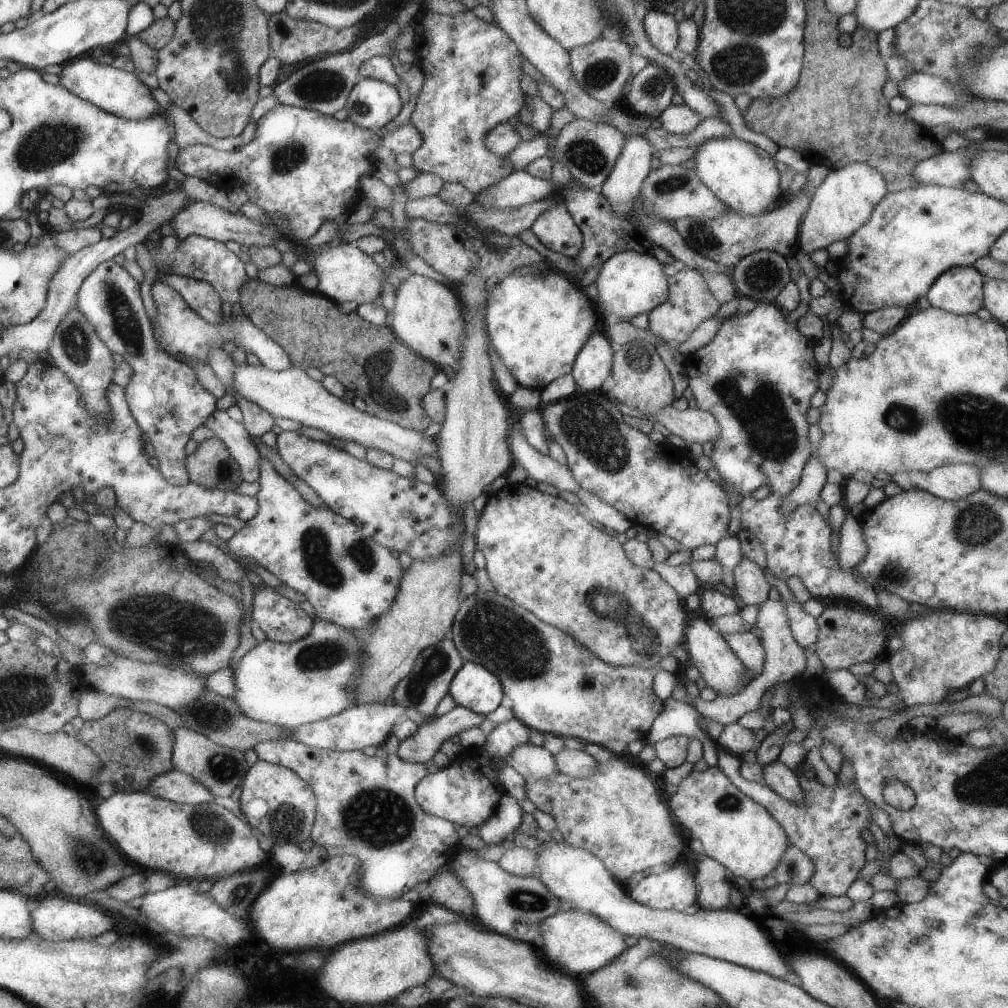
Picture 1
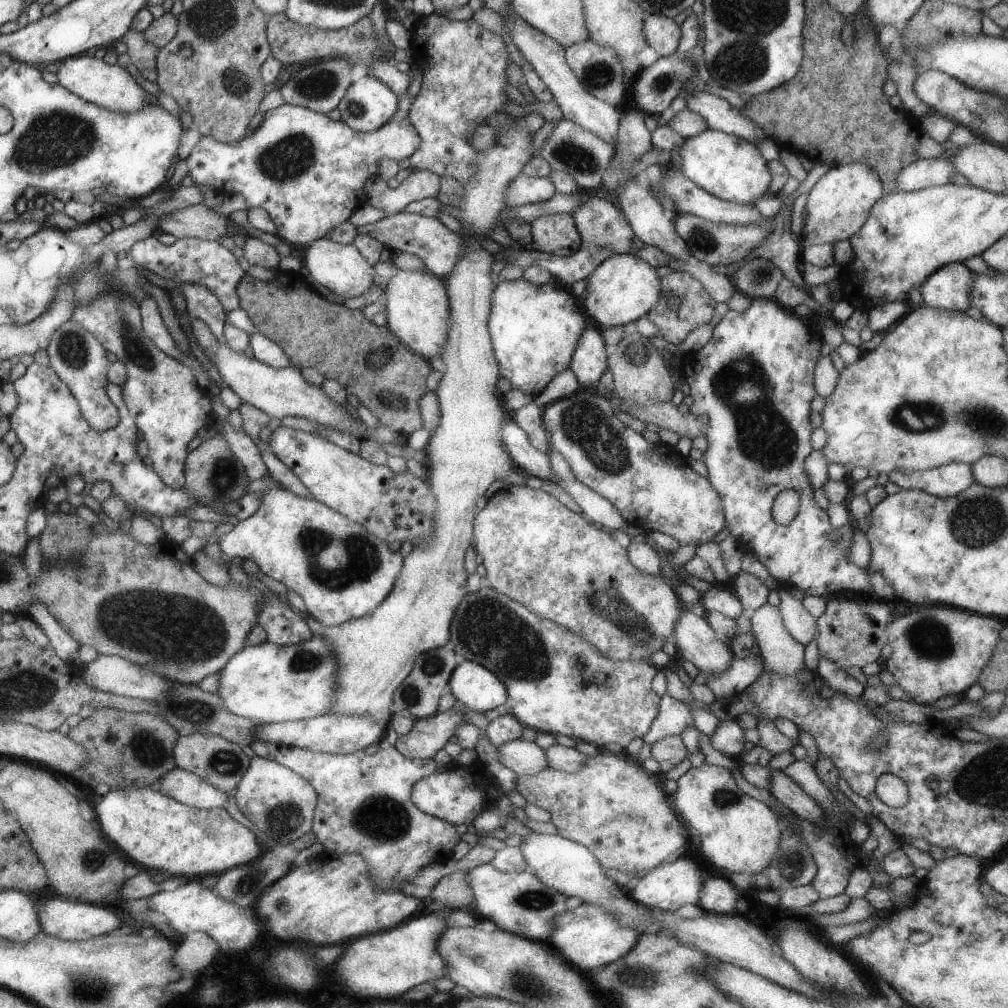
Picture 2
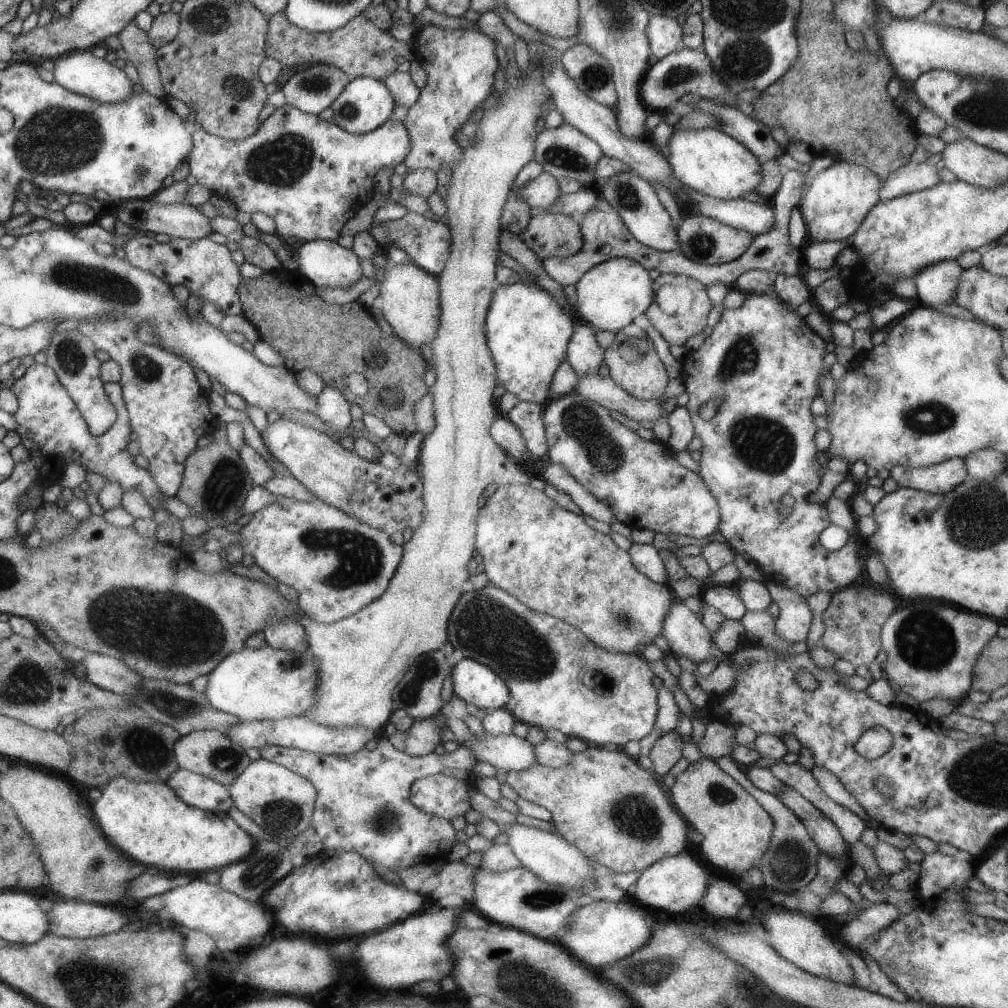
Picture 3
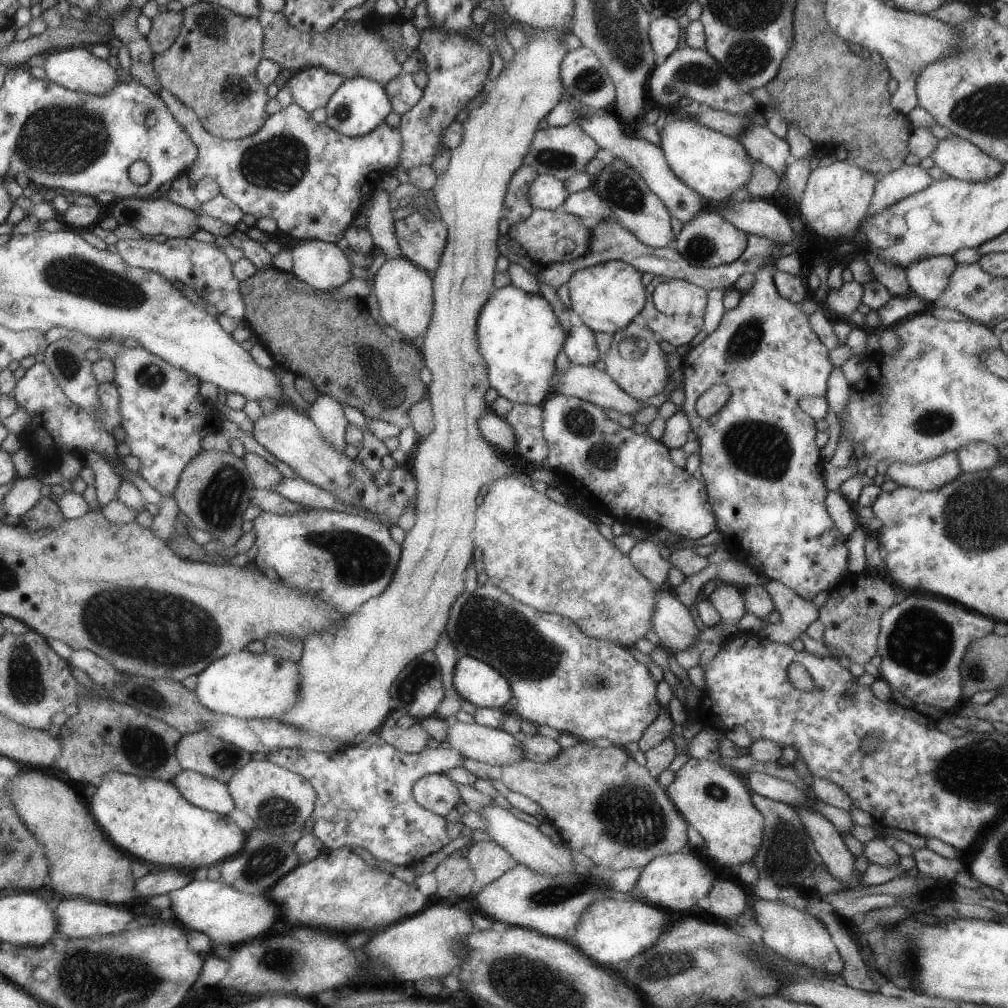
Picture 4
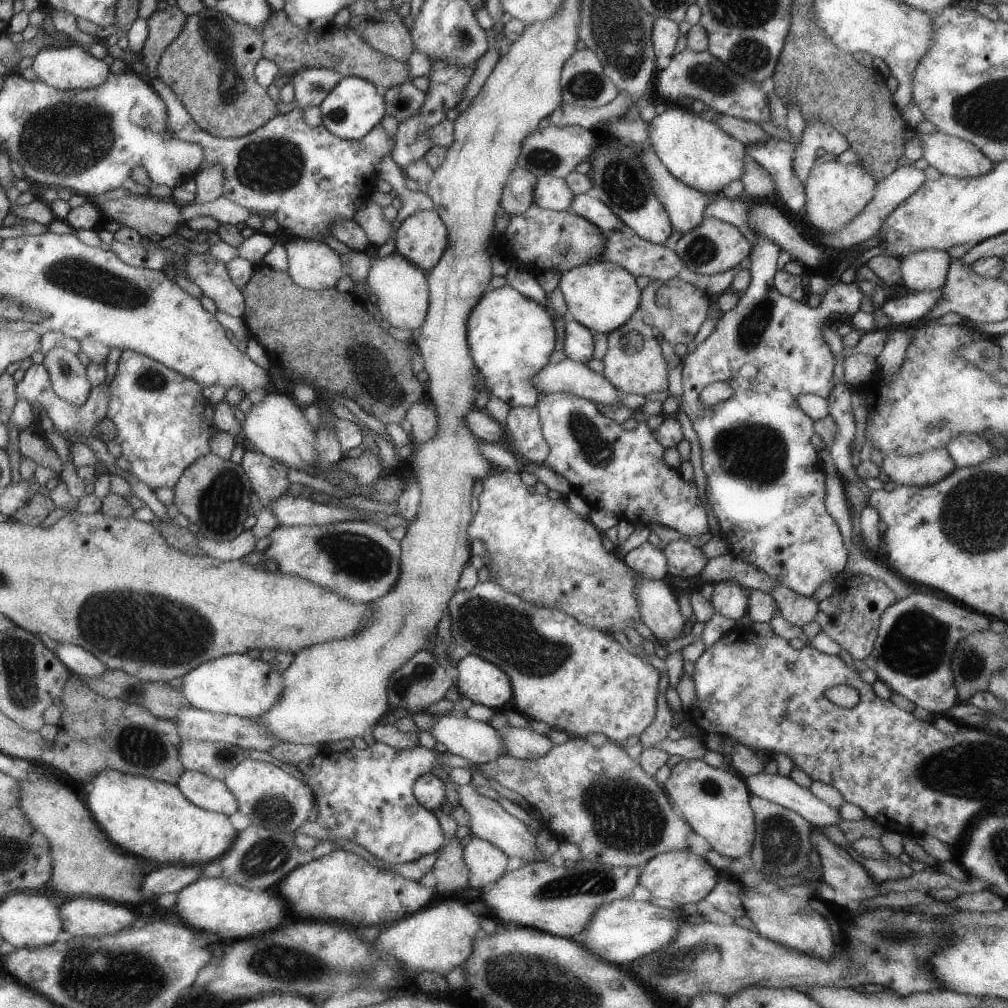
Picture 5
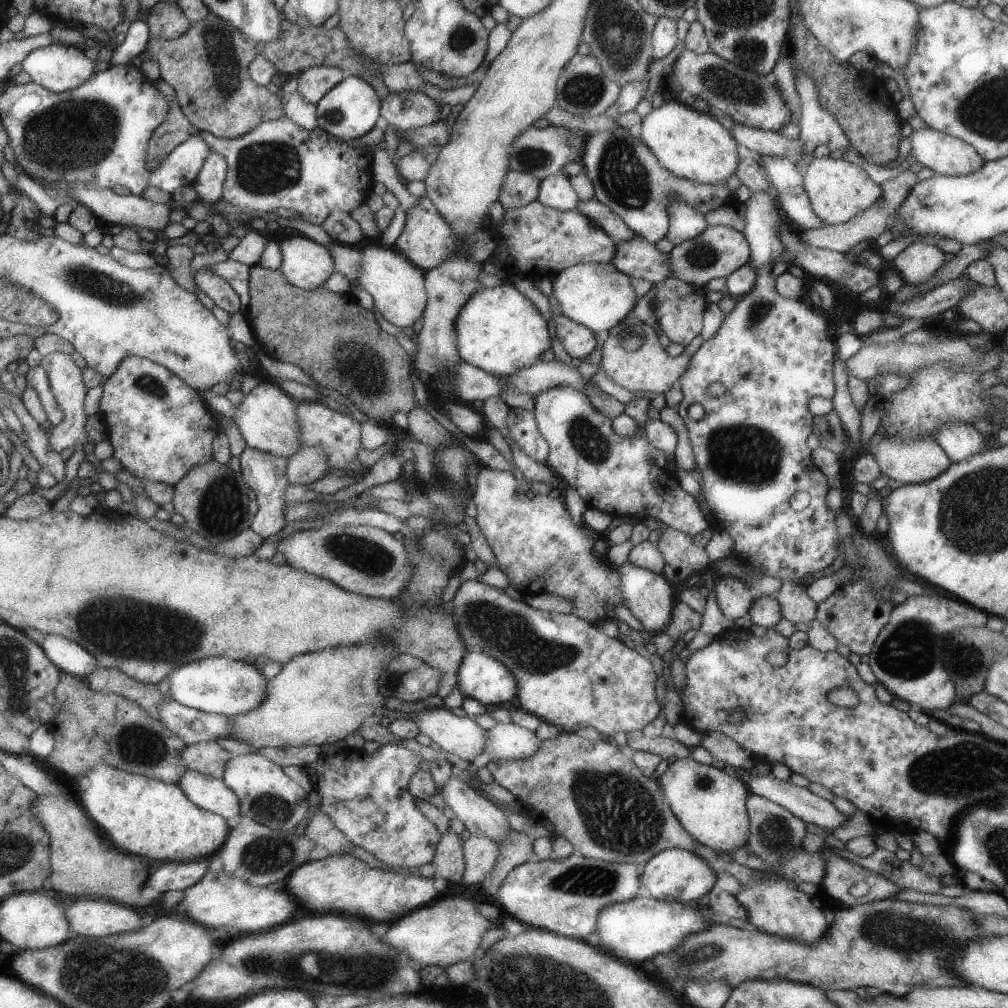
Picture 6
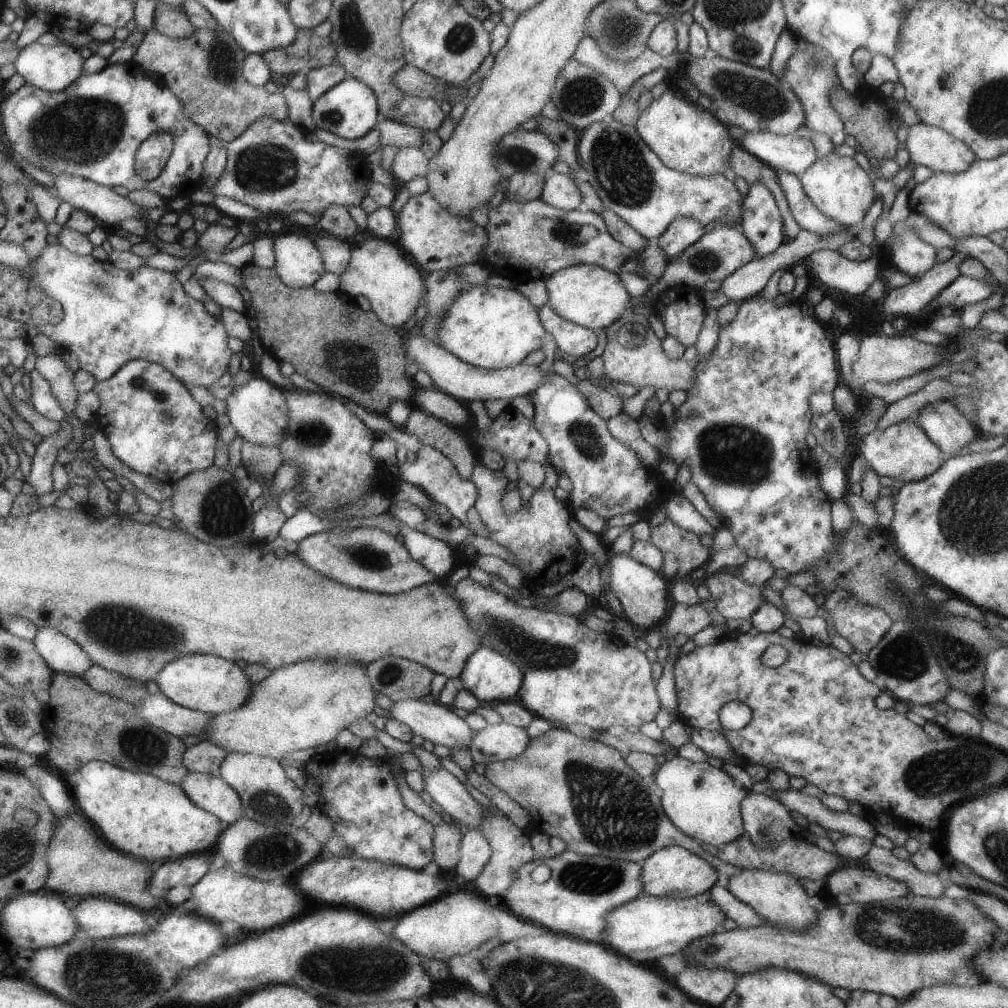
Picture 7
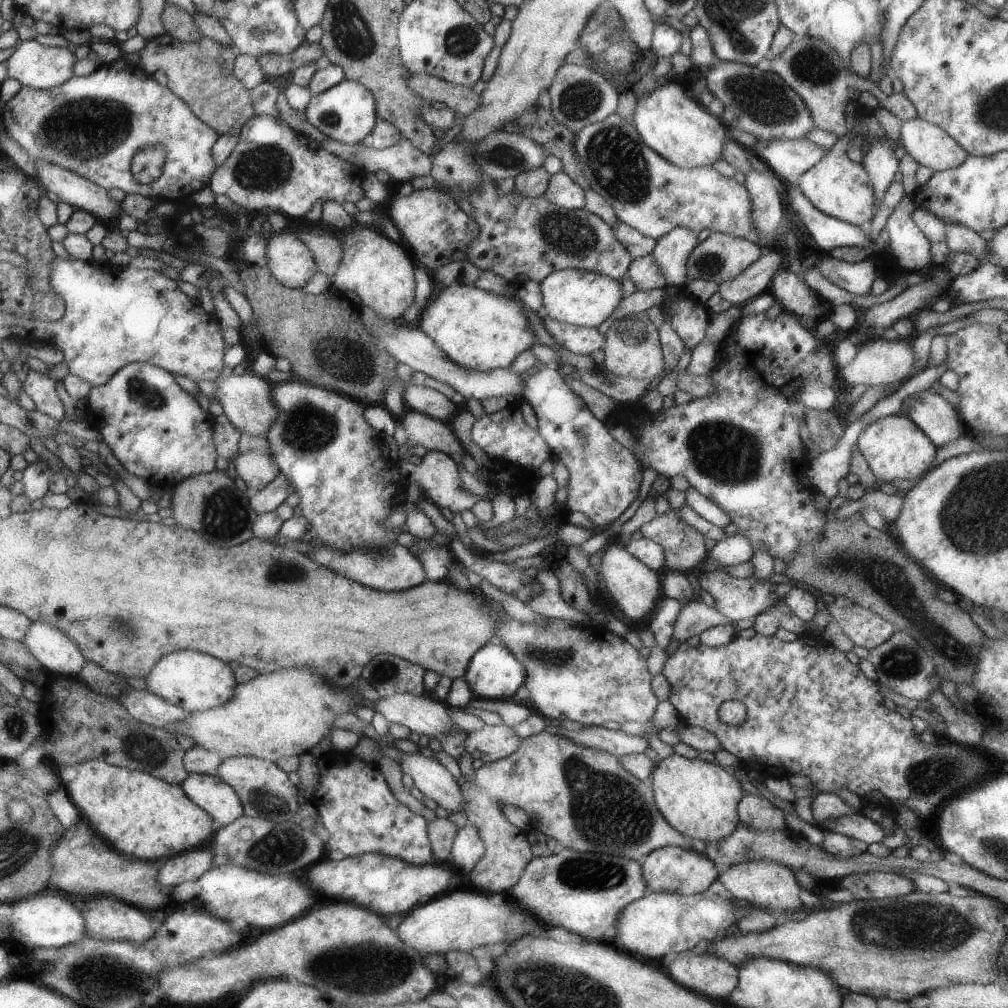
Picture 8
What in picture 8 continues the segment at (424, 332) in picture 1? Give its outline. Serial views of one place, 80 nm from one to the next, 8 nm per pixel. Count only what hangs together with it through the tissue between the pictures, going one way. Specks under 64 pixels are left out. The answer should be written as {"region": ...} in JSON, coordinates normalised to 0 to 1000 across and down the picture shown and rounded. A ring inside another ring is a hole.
{"region":[[[352,222],[340,231],[339,256],[328,274],[328,284],[335,289],[354,292],[357,302],[385,320],[398,319],[400,310],[410,300],[412,261],[400,242],[394,242],[376,229]]]}

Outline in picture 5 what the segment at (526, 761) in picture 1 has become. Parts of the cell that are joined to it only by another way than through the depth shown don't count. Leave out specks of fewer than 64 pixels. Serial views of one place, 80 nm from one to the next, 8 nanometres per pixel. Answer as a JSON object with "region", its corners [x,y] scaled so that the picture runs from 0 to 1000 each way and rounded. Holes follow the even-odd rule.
{"region":[[[449,708],[428,712],[430,716],[427,728],[447,748],[476,758],[503,749],[496,725],[483,717],[470,715],[458,709],[452,711]]]}

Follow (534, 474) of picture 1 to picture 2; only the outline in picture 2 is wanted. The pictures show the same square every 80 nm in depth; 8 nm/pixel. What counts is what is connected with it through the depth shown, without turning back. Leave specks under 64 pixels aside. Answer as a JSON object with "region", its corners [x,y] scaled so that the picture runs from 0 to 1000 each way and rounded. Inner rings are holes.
{"region":[[[509,418],[500,419],[496,427],[496,438],[505,449],[507,456],[520,470],[539,476],[555,479],[547,464],[544,449],[534,447],[527,442],[523,432],[513,420]]]}

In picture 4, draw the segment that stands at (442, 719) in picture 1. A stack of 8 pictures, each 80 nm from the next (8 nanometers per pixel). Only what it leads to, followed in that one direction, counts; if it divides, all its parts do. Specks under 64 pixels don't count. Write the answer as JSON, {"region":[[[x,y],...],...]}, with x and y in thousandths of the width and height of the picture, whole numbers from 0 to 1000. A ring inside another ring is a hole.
{"region":[[[414,714],[404,722],[395,721],[394,719],[391,721],[378,719],[374,724],[375,728],[380,736],[389,740],[392,744],[404,748],[416,748],[419,744],[422,744],[424,734],[427,732]]]}

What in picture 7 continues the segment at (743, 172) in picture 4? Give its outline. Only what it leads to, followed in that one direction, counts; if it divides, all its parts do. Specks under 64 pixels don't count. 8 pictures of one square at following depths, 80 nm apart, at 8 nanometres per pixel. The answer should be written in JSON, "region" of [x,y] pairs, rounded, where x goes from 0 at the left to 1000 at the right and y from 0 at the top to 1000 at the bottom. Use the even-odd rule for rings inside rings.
{"region":[[[662,87],[652,99],[648,99],[633,113],[629,125],[657,164],[666,169],[696,176],[715,174],[719,167],[724,166],[725,148],[730,142],[723,137],[719,119],[682,99],[679,93],[670,93]]]}

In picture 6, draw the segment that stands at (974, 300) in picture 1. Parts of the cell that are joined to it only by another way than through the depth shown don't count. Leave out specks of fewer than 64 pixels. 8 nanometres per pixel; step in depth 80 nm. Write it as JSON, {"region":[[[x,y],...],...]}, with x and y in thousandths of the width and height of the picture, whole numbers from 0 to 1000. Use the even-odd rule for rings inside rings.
{"region":[[[907,240],[886,257],[886,269],[898,283],[917,283],[938,260],[937,250],[930,244]]]}

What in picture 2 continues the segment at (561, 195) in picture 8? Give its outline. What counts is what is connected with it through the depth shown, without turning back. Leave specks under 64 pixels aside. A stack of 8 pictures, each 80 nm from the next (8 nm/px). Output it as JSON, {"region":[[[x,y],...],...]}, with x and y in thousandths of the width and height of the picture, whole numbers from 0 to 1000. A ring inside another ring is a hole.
{"region":[[[515,172],[500,188],[501,205],[512,205],[525,201],[539,200],[551,192],[546,176],[524,176]]]}

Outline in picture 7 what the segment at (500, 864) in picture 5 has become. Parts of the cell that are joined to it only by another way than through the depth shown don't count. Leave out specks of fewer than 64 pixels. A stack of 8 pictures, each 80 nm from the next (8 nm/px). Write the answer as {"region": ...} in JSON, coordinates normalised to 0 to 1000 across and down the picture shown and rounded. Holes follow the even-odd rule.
{"region":[[[465,822],[456,831],[454,856],[449,864],[459,873],[471,873],[487,849],[487,840],[477,824]]]}

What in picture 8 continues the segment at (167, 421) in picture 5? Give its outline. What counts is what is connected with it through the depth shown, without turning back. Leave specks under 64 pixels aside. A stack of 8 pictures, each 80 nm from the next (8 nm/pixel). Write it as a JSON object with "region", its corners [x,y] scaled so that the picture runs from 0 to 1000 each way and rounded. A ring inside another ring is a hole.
{"region":[[[141,359],[121,363],[101,382],[92,382],[85,395],[86,416],[98,428],[99,437],[110,446],[118,460],[146,479],[170,486],[183,474],[197,469],[208,469],[215,450],[212,441],[210,416],[201,409],[190,392],[174,380],[172,372],[163,365]]]}

